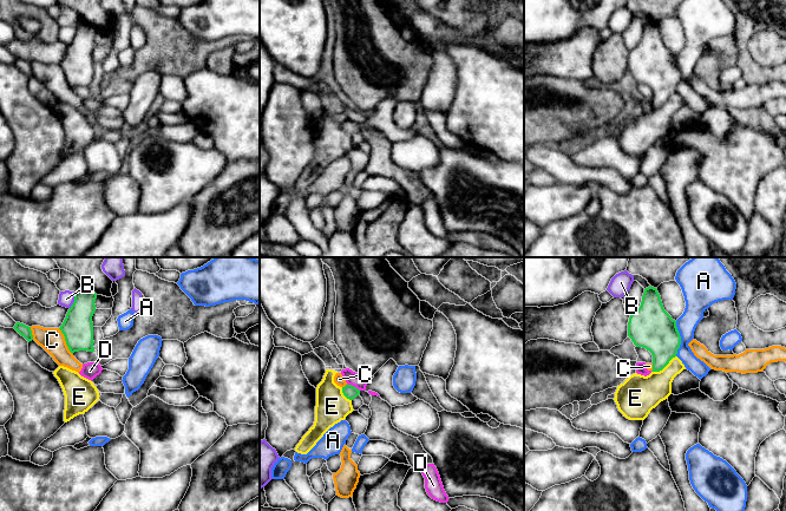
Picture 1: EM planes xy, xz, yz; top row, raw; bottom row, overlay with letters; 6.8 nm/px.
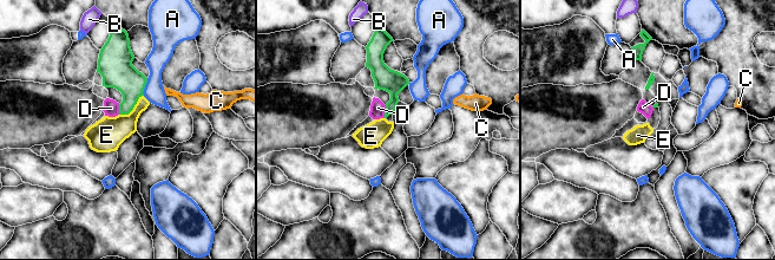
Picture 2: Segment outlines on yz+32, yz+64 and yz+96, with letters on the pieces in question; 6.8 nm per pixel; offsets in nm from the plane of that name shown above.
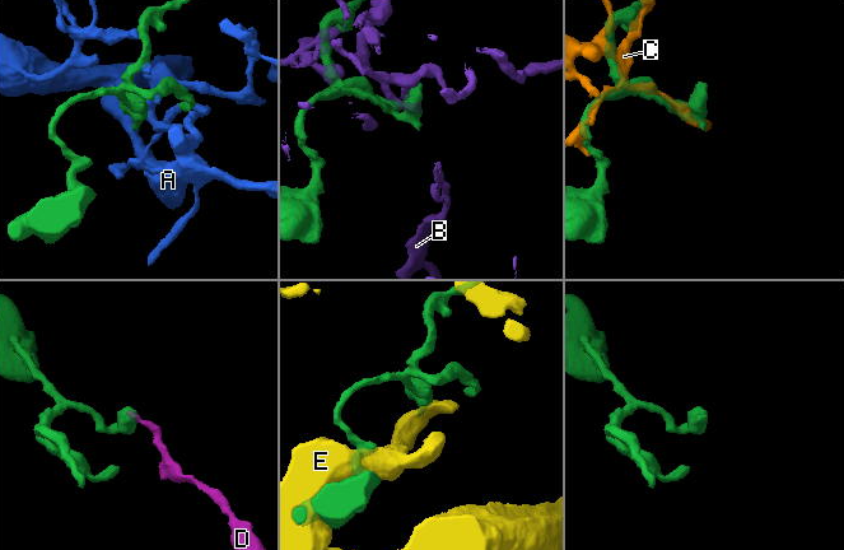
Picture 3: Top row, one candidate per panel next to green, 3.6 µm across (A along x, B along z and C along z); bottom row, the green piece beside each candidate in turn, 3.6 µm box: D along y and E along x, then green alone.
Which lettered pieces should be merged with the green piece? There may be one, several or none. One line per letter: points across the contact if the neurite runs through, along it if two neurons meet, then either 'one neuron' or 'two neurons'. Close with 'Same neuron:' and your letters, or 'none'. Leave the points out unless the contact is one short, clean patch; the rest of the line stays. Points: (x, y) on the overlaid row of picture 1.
A: two neurons
B: two neurons
C: two neurons
D: along xz (347, 384), (360, 390) | two neurons
E: two neurons
Same neuron: none

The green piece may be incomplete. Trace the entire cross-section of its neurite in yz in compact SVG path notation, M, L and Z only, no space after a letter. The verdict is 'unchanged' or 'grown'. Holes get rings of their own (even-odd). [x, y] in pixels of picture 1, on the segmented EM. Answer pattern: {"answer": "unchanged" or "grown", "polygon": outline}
{"answer": "unchanged", "polygon": "M656 288L644 289L640 308L630 314L628 336L653 355L653 371L662 371L676 356L681 336L676 321L664 310Z"}

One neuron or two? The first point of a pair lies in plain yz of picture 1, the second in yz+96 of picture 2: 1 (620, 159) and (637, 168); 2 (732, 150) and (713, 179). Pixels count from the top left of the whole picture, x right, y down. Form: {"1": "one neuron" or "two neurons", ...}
{"1": "one neuron", "2": "one neuron"}

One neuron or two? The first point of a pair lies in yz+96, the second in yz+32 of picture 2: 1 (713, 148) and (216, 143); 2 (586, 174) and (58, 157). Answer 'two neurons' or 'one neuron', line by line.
1: two neurons
2: two neurons

